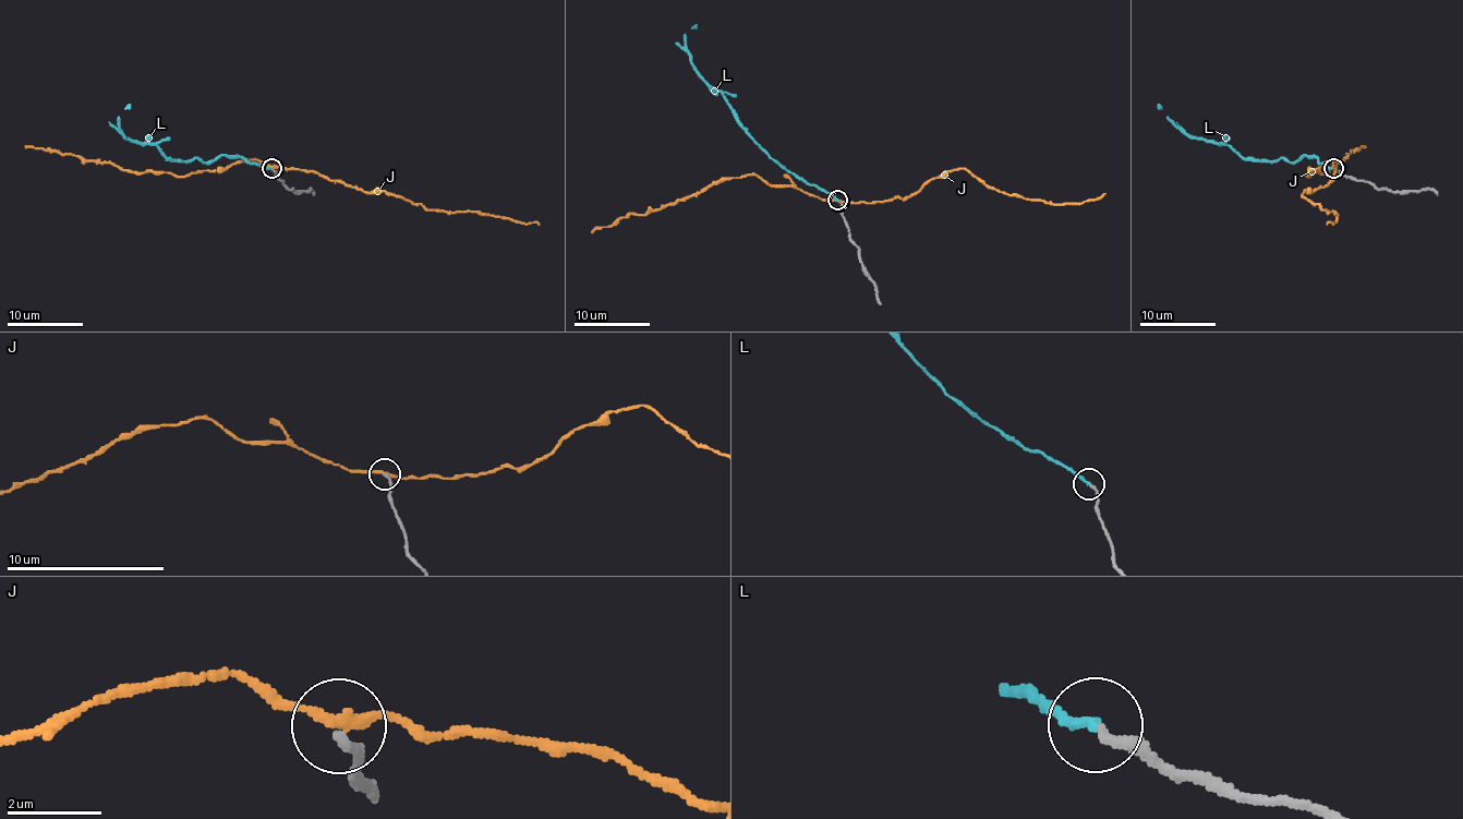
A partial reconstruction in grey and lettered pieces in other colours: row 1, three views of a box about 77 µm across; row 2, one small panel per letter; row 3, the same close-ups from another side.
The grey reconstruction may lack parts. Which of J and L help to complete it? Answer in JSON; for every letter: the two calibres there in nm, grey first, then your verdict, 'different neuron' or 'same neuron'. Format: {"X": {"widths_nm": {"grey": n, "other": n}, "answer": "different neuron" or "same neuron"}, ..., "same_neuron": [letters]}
{"J": {"widths_nm": {"grey": 200, "other": 190}, "answer": "different neuron"}, "L": {"widths_nm": {"grey": 190, "other": 200}, "answer": "same neuron"}, "same_neuron": ["L"]}

